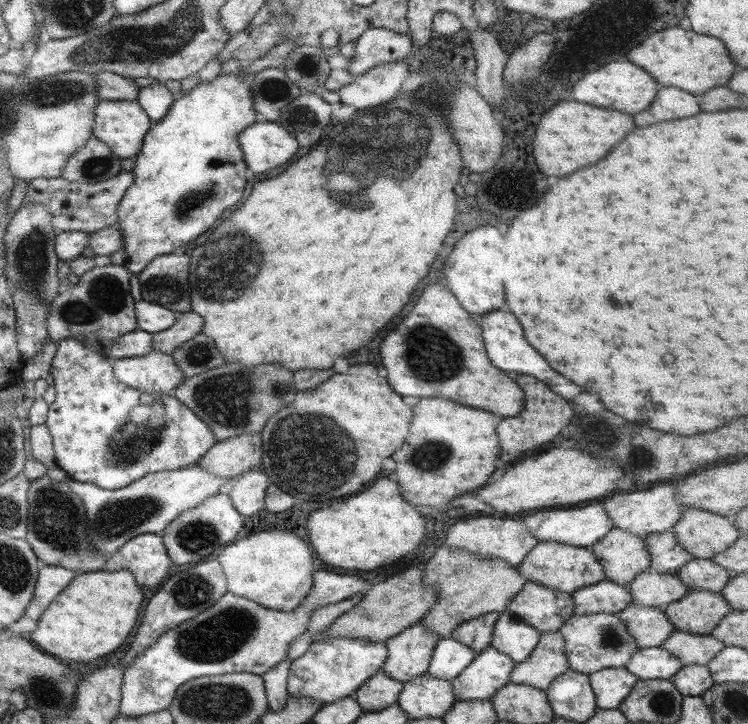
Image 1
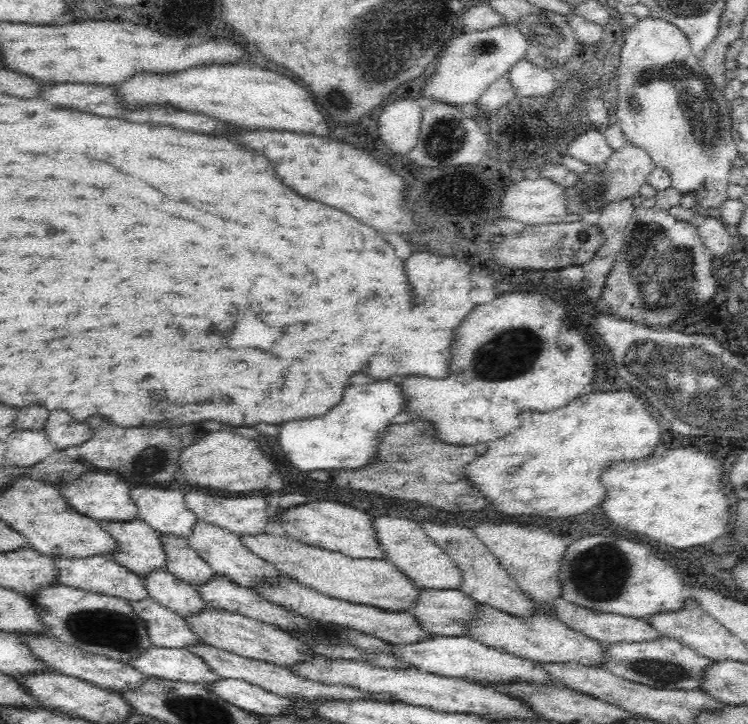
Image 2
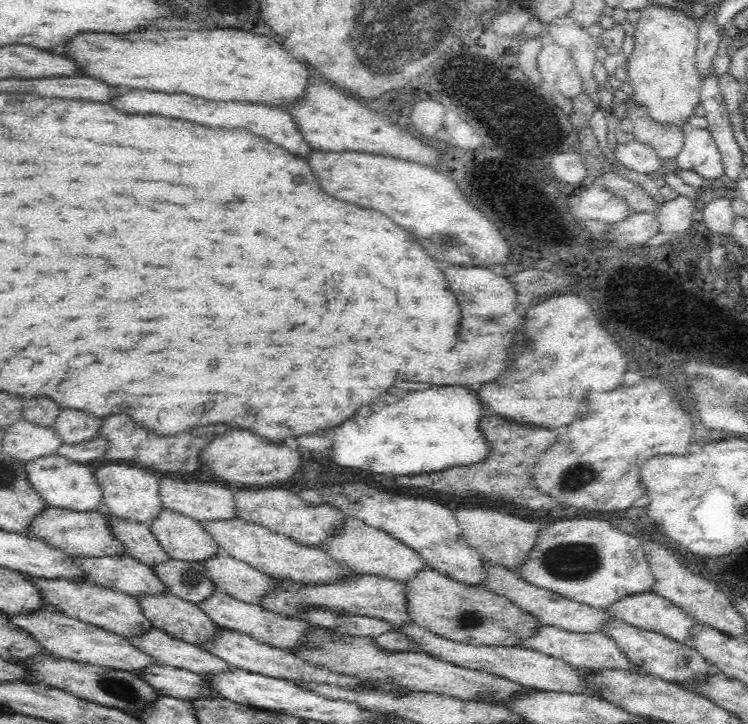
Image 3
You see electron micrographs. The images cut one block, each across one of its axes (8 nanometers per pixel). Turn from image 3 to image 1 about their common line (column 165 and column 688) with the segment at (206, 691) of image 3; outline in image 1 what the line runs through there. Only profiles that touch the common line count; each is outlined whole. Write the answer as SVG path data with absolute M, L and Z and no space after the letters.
M683 665L672 676L671 683L684 697L700 696L714 685L707 665Z

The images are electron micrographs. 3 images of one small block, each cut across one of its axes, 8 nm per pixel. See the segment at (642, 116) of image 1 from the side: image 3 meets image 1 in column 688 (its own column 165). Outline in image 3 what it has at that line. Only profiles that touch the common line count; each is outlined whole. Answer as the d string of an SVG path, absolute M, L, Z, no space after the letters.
M132 90L112 102L116 110L130 112L130 114L160 114L170 118L182 118L182 120L192 120L204 126L222 128L245 128L258 136L263 136L270 142L282 146L294 154L300 154L304 158L310 156L312 148L297 129L295 118L285 109L258 103L224 102L211 101L203 98L192 98L186 94L160 94L160 92L142 92L142 90Z

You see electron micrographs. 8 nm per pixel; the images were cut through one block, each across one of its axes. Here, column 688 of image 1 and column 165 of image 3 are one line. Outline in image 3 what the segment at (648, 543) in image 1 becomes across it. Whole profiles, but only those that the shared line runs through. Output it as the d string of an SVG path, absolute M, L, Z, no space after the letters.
M98 508L94 512L99 512L99 514L105 516L112 535L124 545L123 554L151 567L162 564L168 559L168 554L160 548L147 523L112 517L112 515L104 511L104 508Z

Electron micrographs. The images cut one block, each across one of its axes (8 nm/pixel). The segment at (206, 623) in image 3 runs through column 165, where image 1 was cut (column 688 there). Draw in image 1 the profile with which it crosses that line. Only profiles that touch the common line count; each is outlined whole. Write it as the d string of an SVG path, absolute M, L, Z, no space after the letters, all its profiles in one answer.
M698 590L688 592L663 607L674 630L693 635L709 635L717 623L729 613L729 605L721 593Z

